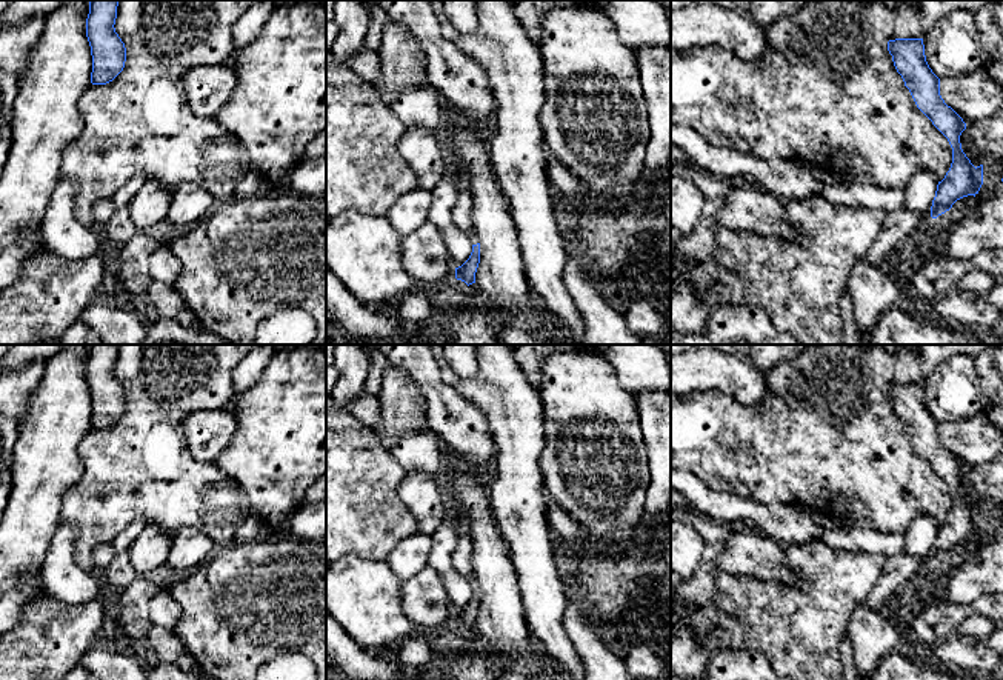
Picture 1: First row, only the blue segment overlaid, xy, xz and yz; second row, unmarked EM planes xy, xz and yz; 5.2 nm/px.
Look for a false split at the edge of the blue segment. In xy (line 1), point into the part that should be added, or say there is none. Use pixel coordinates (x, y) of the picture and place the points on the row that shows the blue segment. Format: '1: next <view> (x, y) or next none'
1: next none

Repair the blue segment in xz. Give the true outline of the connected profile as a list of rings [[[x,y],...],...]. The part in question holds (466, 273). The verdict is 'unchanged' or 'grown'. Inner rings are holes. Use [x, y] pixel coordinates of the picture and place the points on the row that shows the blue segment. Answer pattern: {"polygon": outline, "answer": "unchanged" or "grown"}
{"polygon": [[[474,229],[468,231],[466,235],[471,240],[472,252],[462,266],[455,268],[455,278],[465,282],[469,286],[475,283],[475,272],[480,263],[480,243]]], "answer": "grown"}

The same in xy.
{"polygon": [[[89,0],[86,37],[92,55],[92,85],[112,82],[125,68],[126,48],[115,32],[118,0]]], "answer": "unchanged"}

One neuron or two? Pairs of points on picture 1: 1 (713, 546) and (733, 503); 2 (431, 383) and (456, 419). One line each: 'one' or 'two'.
1: two
2: one

